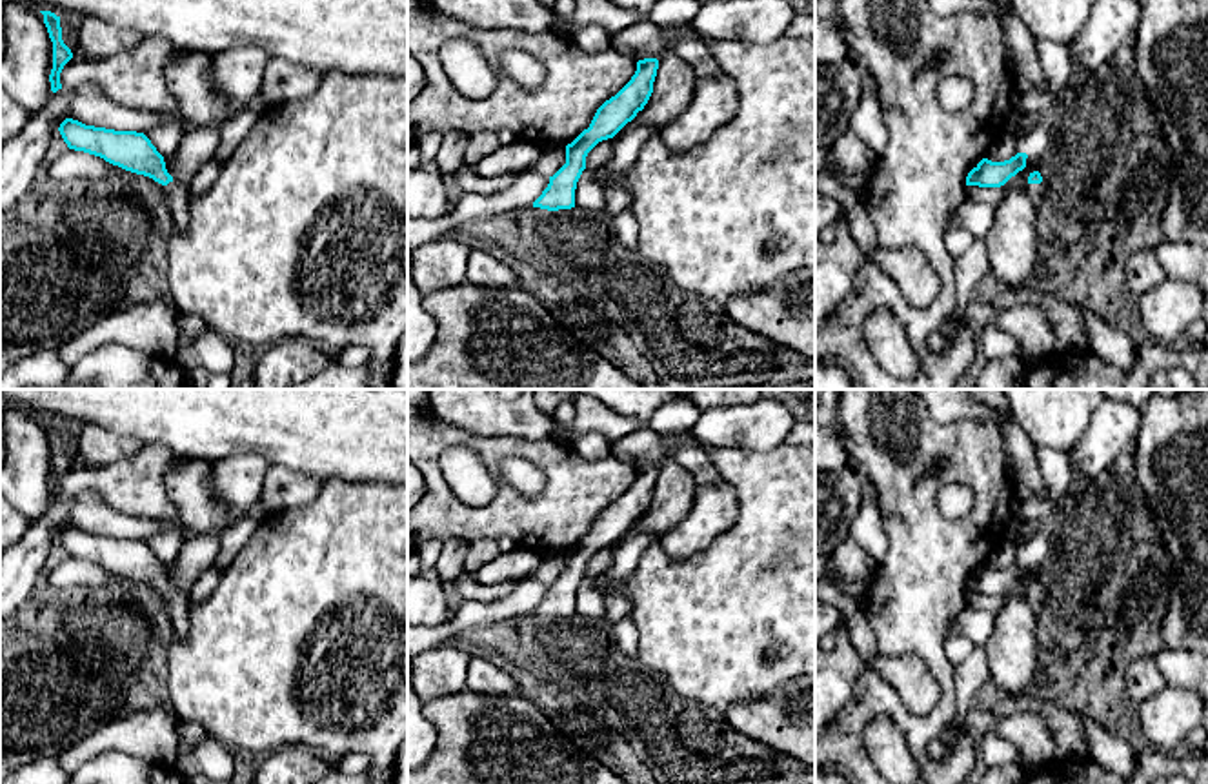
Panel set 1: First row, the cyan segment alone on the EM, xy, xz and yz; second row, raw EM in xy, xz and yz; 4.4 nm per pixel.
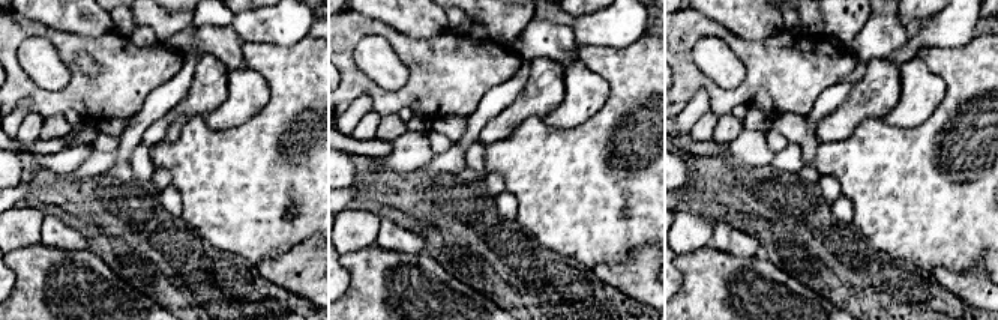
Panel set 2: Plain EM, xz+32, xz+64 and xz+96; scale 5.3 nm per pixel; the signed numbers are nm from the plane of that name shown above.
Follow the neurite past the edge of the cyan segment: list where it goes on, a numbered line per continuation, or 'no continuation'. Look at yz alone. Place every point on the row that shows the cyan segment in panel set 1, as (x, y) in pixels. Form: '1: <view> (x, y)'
1: yz (1034, 193)

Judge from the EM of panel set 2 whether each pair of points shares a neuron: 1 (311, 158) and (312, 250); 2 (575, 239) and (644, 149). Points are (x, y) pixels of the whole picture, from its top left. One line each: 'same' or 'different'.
1: different
2: same

